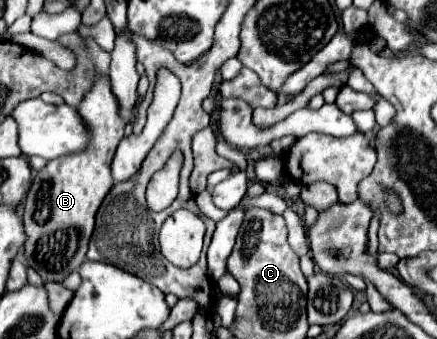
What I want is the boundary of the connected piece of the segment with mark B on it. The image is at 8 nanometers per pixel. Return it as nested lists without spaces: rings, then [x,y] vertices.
[[[100,75],[78,107],[88,127],[92,127],[92,147],[80,155],[52,159],[36,173],[24,201],[24,229],[28,241],[24,257],[28,265],[44,279],[62,283],[86,261],[88,243],[94,231],[94,217],[108,191],[114,187],[110,163],[124,137],[124,121],[118,115],[118,103],[110,91],[110,79]]]

